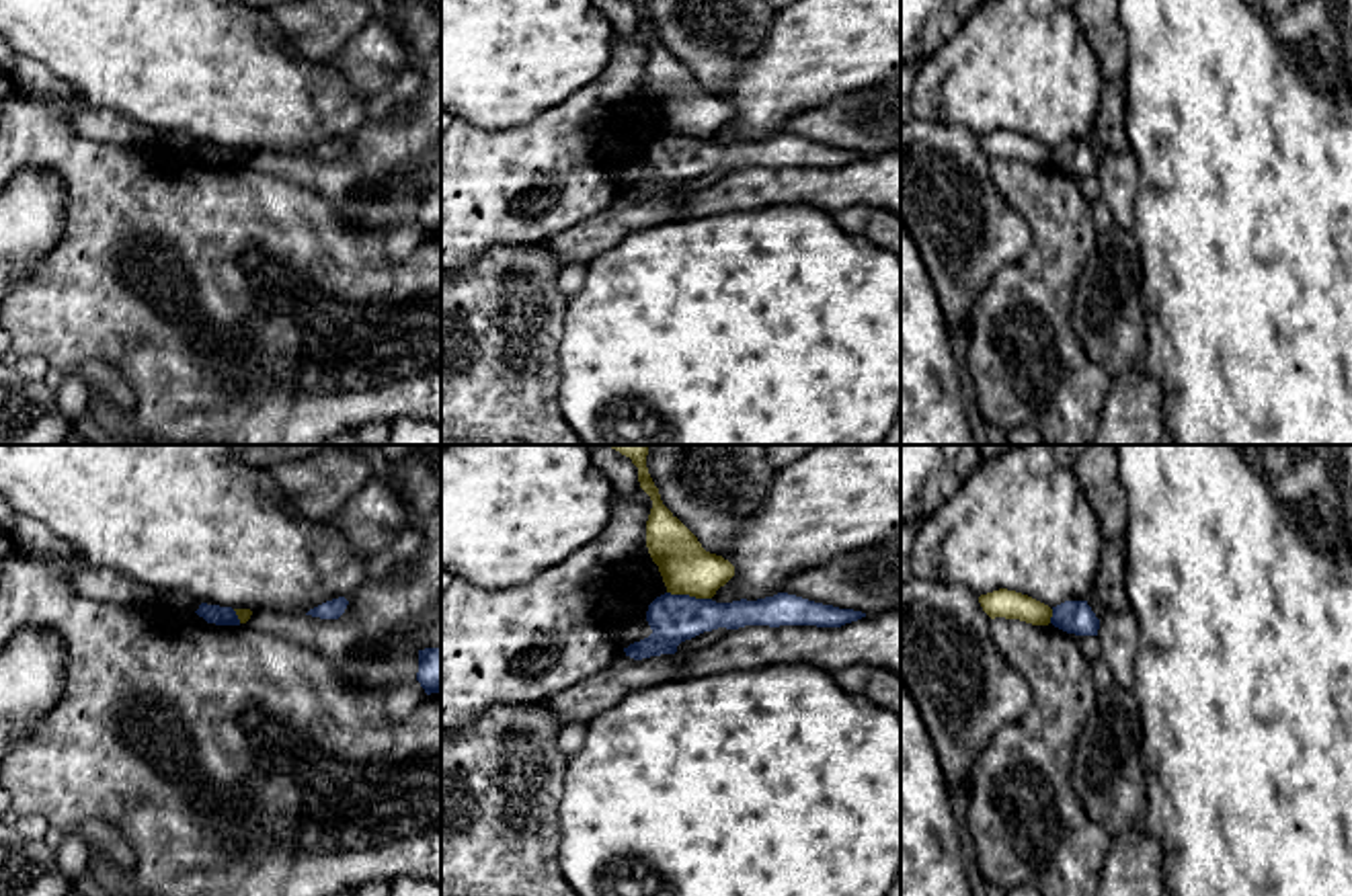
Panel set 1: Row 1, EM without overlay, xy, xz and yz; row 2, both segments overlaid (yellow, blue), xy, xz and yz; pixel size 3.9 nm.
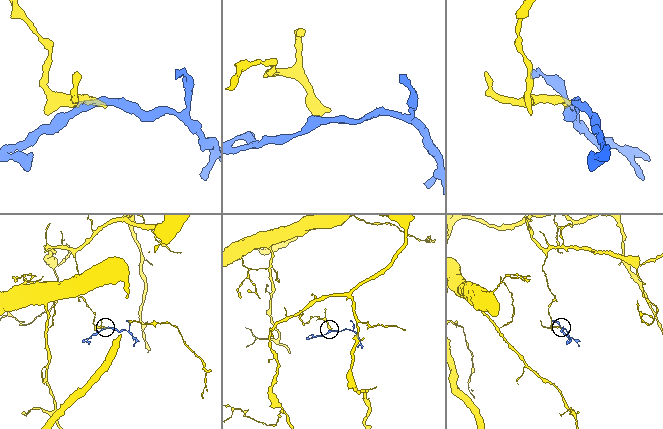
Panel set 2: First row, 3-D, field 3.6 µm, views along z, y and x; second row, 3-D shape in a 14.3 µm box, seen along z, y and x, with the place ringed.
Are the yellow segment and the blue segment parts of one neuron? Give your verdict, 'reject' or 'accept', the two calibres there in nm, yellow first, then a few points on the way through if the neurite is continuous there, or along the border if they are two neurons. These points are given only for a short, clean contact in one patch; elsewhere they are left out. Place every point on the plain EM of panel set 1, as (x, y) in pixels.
reject; calibres 200 and 190 nm; border xz (667, 132), (710, 140)

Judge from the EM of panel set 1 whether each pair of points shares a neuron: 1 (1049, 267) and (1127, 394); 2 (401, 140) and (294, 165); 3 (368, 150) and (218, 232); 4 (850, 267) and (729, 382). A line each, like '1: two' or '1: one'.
1: two
2: one
3: two
4: one

